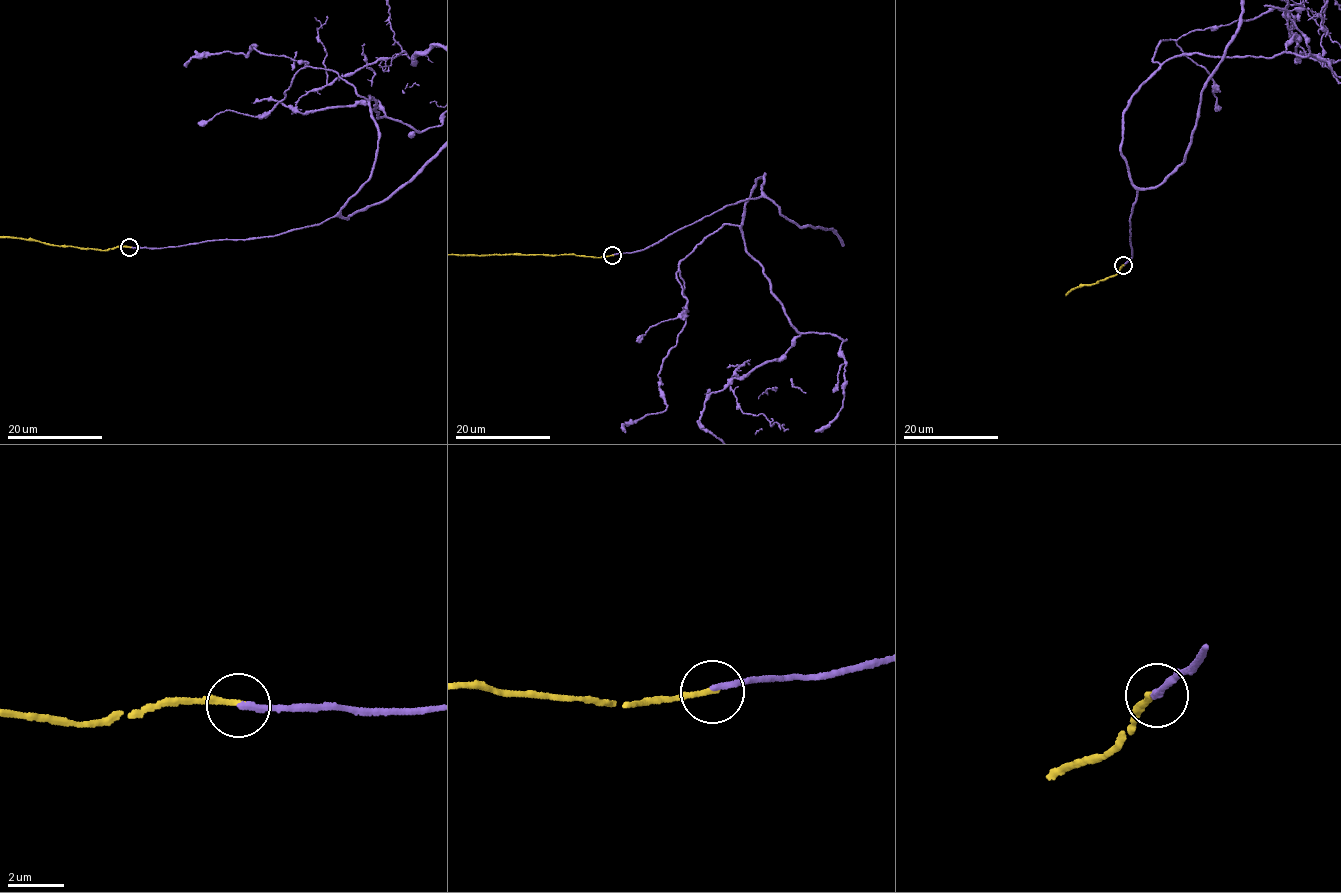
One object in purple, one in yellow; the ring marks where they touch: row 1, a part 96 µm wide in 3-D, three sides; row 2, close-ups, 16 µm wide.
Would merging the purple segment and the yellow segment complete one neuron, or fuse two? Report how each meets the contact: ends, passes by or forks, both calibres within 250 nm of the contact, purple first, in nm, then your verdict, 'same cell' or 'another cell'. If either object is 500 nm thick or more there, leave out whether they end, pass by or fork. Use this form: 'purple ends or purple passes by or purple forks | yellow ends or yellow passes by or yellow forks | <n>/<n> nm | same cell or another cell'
purple ends | yellow ends | 200/200 nm | same cell

